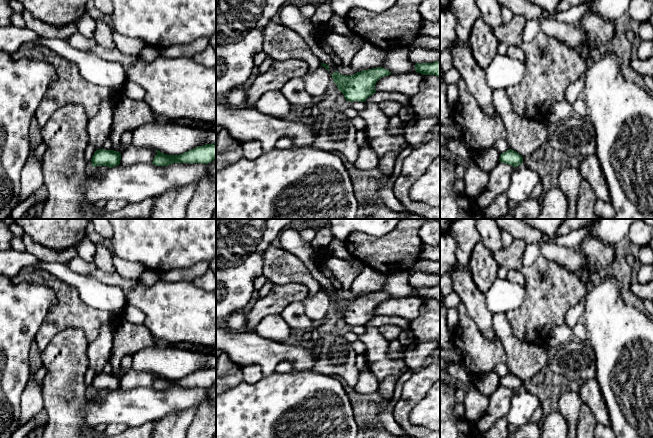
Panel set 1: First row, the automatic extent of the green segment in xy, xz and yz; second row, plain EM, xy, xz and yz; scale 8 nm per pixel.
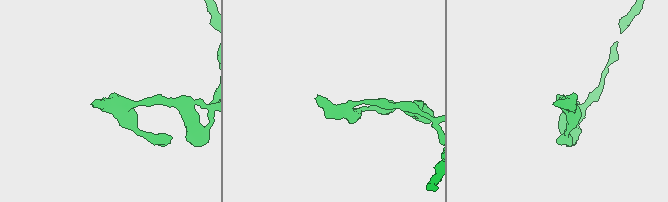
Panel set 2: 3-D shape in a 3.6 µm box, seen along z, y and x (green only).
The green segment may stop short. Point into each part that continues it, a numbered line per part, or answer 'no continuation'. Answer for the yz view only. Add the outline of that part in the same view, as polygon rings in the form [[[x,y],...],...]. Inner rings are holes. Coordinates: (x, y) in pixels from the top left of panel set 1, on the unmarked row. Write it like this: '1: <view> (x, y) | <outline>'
no continuation

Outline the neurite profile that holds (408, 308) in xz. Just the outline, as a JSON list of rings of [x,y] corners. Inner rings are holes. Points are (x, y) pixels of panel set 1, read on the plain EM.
[[[421,297],[390,298],[380,302],[375,309],[376,316],[394,316],[412,321],[420,314],[424,299]]]

